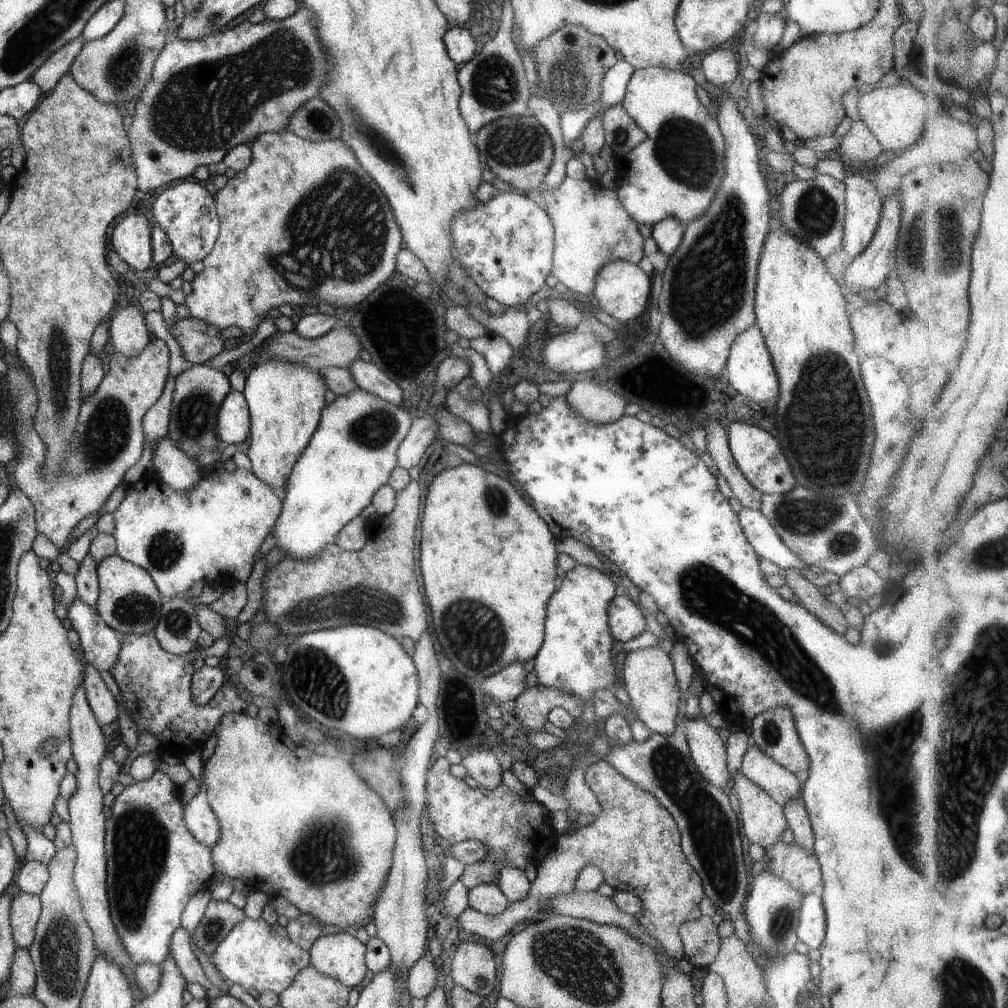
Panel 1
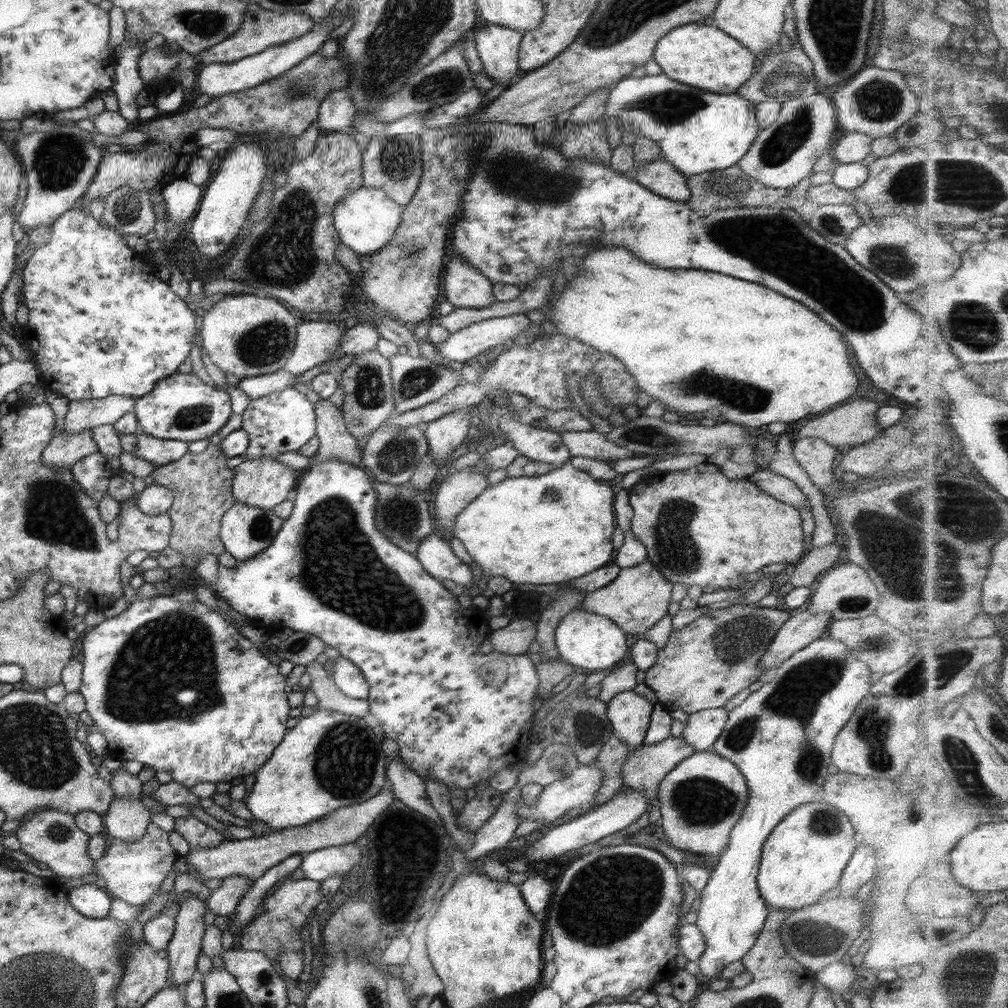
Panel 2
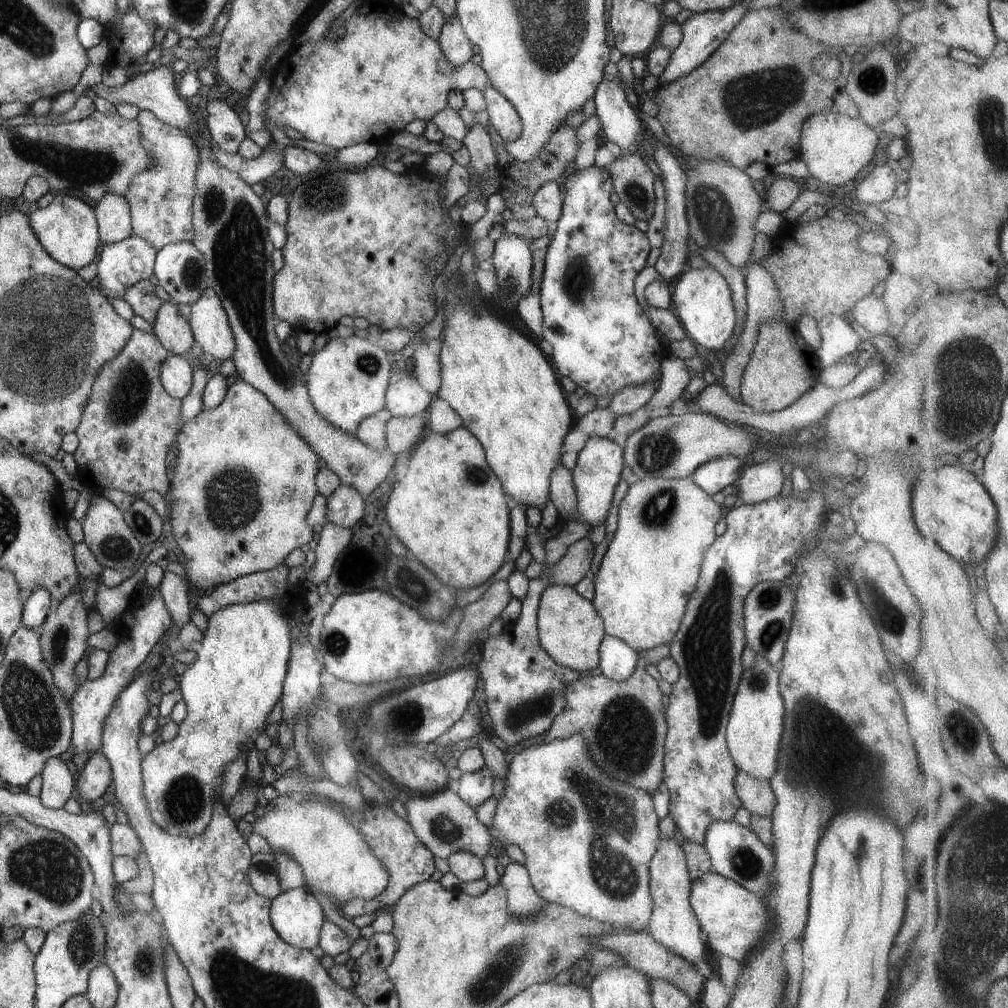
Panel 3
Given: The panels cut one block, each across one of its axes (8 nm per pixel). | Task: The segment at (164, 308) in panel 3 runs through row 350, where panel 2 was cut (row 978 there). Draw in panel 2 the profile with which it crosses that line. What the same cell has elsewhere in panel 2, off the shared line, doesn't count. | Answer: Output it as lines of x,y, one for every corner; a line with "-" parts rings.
187,893
177,902
179,911
174,917
174,933
165,948
169,961
166,979
168,983
177,986
185,985
190,978
196,976
195,962
206,929
203,921
205,904
197,897

